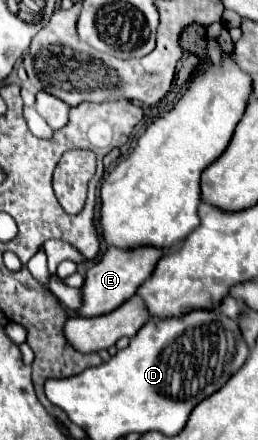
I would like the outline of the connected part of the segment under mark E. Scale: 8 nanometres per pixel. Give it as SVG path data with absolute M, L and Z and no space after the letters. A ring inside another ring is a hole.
M110 247L100 261L96 261L84 275L84 285L82 285L82 305L76 309L78 317L98 317L114 311L120 307L124 301L128 301L140 283L144 283L152 271L158 259L162 257L160 249L154 247L140 247L140 249L130 249L122 251L116 247Z

